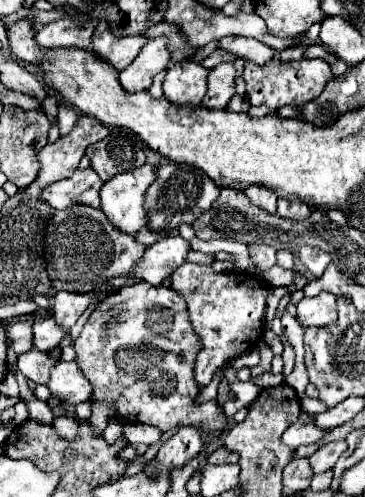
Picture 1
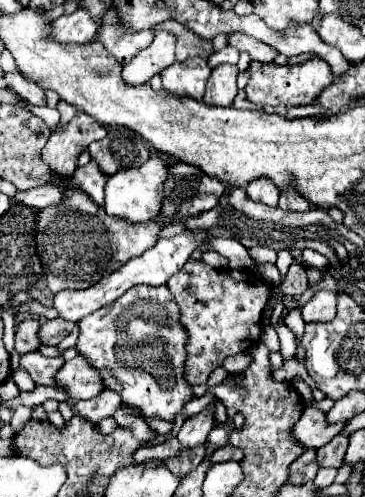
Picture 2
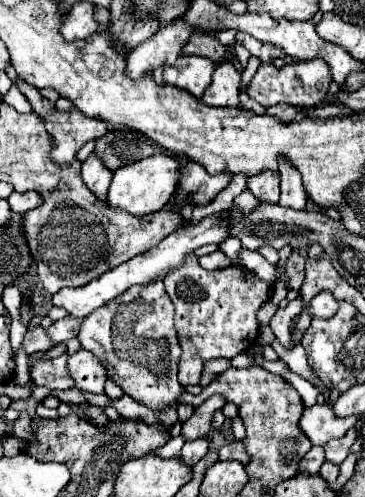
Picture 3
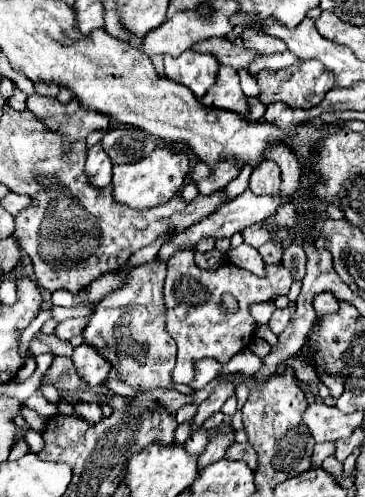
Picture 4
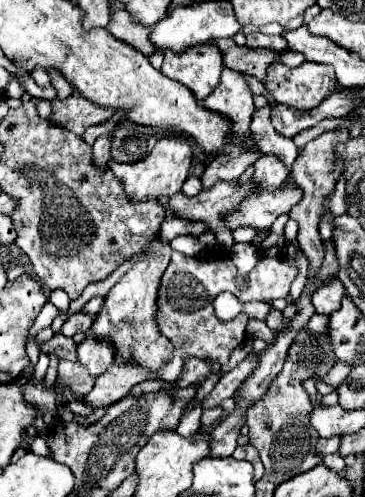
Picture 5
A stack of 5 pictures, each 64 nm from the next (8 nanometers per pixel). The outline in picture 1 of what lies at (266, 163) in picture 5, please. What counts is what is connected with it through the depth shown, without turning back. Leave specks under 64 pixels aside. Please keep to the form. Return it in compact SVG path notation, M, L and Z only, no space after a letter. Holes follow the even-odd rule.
M248 188L246 196L250 198L252 204L260 206L262 210L266 210L270 214L276 212L276 200L278 200L278 196L274 192L268 192L268 188Z

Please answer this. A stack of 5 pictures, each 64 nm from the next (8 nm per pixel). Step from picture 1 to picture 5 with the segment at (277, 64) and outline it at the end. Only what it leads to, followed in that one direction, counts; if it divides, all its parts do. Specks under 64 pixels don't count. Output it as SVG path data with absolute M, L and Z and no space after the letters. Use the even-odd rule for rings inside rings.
M304 62L298 68L272 64L266 72L264 88L280 104L312 110L336 90L336 76L326 64Z

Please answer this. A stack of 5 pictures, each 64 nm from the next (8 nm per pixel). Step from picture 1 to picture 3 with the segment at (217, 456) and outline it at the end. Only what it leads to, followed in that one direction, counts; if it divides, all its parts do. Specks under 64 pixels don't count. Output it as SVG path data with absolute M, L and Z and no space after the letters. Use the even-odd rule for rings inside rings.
M228 442L218 450L218 460L238 460L242 464L248 462L248 456L244 452L244 446L240 442Z

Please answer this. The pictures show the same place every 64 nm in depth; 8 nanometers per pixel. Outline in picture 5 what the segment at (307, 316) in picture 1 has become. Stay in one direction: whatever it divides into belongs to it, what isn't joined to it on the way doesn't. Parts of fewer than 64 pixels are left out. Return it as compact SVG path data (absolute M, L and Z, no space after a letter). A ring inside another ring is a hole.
M336 280L336 282L316 290L314 296L312 296L312 304L314 304L318 314L328 316L328 314L336 312L336 308L340 308L342 298L344 298L344 286L340 284L340 280Z

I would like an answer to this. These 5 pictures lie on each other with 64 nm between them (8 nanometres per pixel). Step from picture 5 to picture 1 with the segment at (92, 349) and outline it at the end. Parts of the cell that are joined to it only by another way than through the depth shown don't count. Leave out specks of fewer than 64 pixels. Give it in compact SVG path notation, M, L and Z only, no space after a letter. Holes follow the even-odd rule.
M56 362L56 366L50 370L50 380L46 386L50 388L50 394L54 398L58 398L64 406L70 408L74 408L80 402L86 402L90 396L88 380L80 376L76 362Z

